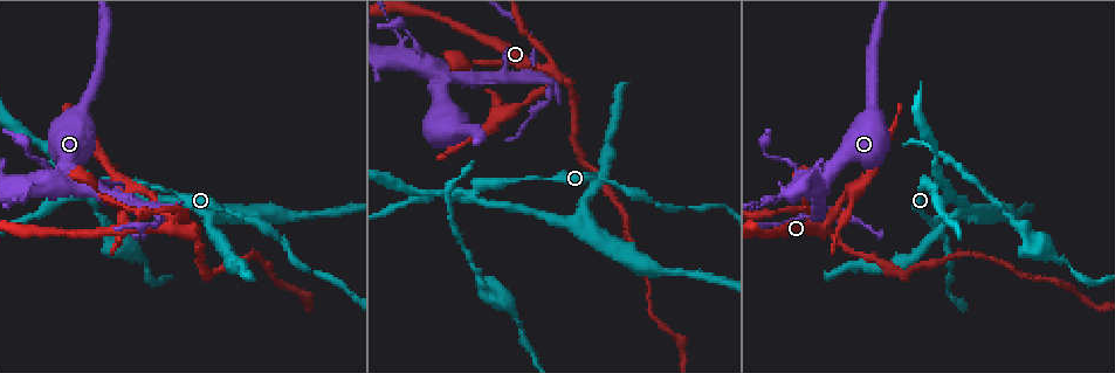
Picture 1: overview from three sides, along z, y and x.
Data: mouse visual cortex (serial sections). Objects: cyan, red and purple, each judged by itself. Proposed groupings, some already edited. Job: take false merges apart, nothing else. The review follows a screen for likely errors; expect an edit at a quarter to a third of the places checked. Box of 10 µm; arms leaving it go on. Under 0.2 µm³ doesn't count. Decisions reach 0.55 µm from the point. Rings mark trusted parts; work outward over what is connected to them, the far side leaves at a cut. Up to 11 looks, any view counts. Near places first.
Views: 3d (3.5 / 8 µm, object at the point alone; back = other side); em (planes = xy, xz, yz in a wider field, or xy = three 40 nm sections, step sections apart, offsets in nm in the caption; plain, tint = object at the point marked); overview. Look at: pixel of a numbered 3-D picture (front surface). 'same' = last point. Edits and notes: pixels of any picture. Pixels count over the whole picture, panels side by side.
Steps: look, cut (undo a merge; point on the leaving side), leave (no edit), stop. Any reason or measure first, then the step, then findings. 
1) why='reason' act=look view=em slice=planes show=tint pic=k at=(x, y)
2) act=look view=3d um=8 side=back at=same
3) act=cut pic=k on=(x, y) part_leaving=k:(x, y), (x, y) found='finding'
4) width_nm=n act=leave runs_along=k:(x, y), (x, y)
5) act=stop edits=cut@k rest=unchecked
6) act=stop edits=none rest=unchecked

why='four arms meet' act=look view=em slice=planes show=tint pic=1 at=(821, 226)

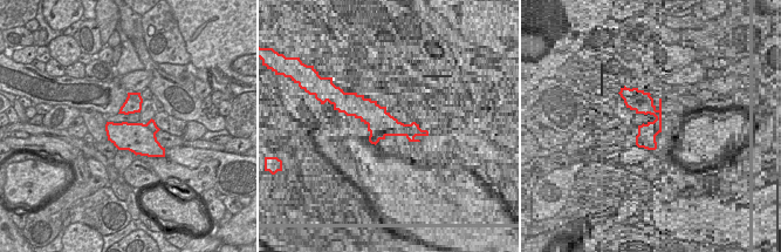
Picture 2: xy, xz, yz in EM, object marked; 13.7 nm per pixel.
why='wider look' act=look view=3d um=3.5 at=same

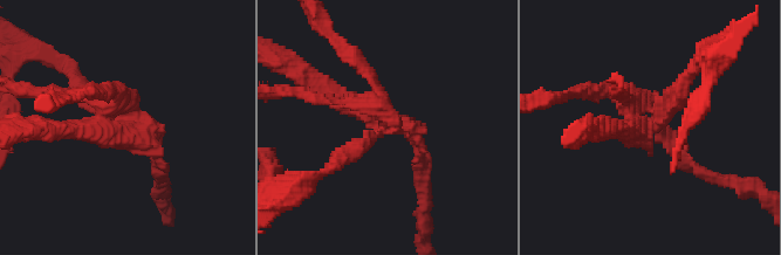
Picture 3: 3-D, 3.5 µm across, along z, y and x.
act=cut pic=3 on=(108, 94) part_leaving=3:(115, 119), (68, 69), (50, 59) found='two cells meet here'

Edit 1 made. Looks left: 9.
why='thin neck' act=look view=3d um=3.5 pic=1 at=(613, 182)

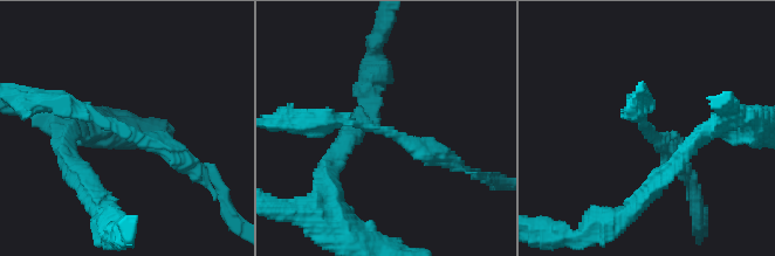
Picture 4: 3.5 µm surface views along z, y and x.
arm_widths_nm=200,250 why='now the EM' act=look view=em slice=xy step=1 show=tint pic=4 at=(121, 124)

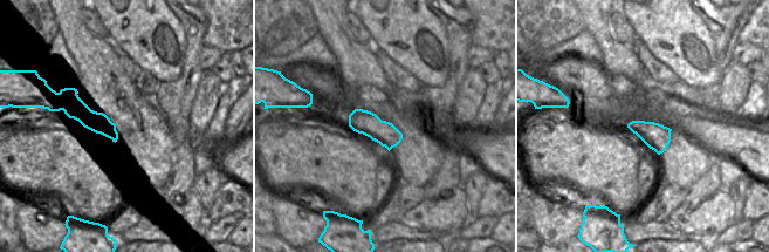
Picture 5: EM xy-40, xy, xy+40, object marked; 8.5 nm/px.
act=leave found='continuous, no second cell'

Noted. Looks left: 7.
why='a fork' act=look view=3d um=3.5 pic=1 at=(445, 78)

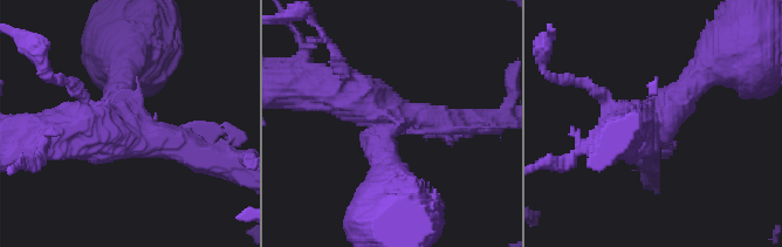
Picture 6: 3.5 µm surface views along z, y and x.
arms=3 arm_widths_nm=300,350,500 act=look view=em slice=xy step=5 show=tint pic=6 at=(651, 130)

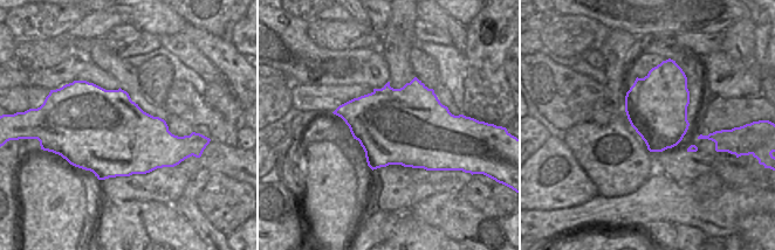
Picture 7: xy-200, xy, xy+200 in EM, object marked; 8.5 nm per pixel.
act=cut pic=6 on=(134, 142) part_leaving=6:(123, 121), (130, 131), (36, 131) found='two cells meet here'

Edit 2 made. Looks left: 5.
why='redraw' act=look view=overview

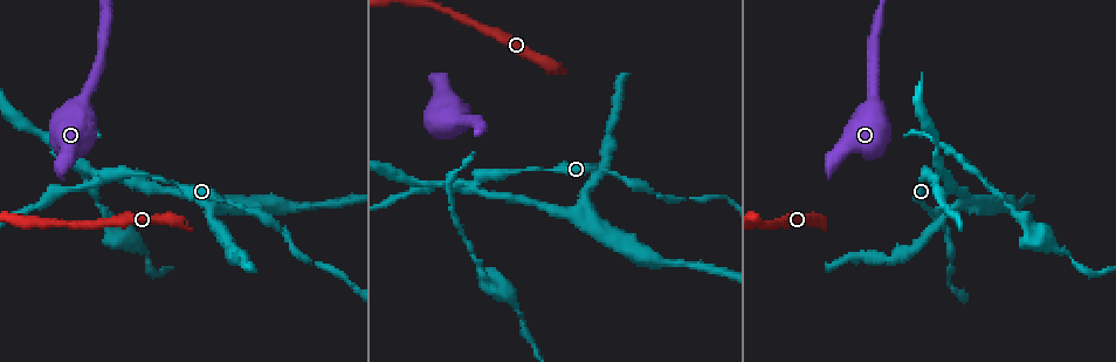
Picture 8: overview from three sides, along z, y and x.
why='narrows sharply' act=look view=3d um=3.5 pic=8 at=(477, 186)

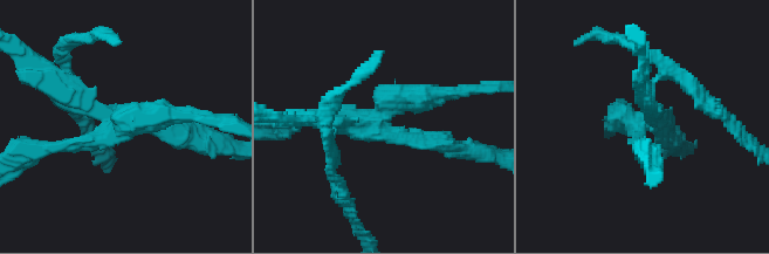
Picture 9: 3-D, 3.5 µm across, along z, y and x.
arms=4 arm_widths_nm=150,250,250,250 act=look view=em slice=xy step=3 show=tint pic=9 at=(644, 121)

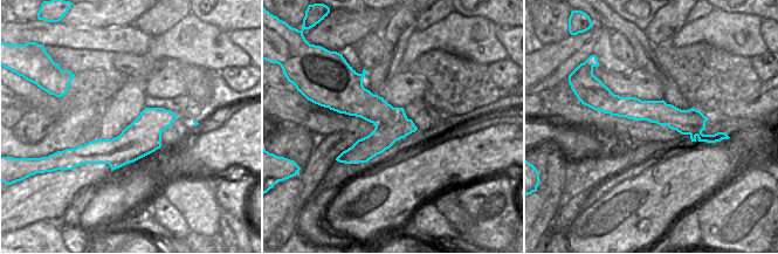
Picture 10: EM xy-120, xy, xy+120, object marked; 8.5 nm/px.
act=cut pic=9 on=(166, 134) part_leaving=9:(385, 128), (491, 155) found='a second cell is stuck on'

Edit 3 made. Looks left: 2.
act=stop edits=cut@3,cut@6,cut@9 rest=unchecked

